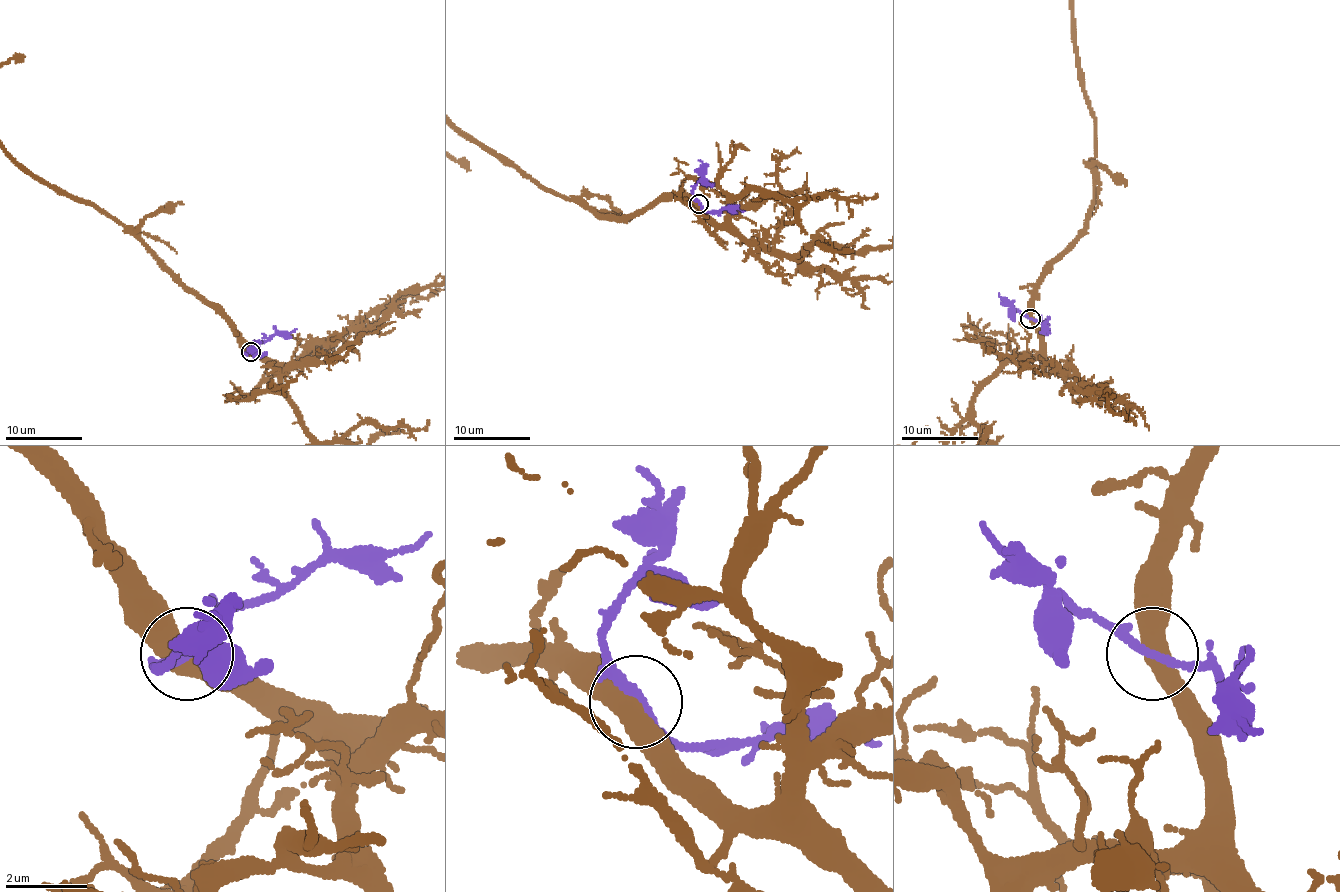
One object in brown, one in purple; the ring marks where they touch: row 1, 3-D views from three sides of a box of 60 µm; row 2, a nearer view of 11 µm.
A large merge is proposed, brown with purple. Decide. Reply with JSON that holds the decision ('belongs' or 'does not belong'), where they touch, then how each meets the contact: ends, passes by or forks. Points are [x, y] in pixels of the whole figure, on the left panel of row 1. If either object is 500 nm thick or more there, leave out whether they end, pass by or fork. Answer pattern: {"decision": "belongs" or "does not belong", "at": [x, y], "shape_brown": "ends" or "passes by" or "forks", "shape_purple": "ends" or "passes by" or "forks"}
{"decision": "does not belong", "at": [250, 351]}

